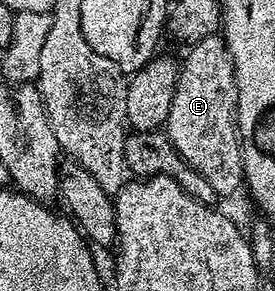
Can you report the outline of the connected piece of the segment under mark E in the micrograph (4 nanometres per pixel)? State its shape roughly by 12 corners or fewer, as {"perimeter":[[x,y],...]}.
{"perimeter":[[221,36],[181,58],[164,131],[219,198],[243,188]]}

